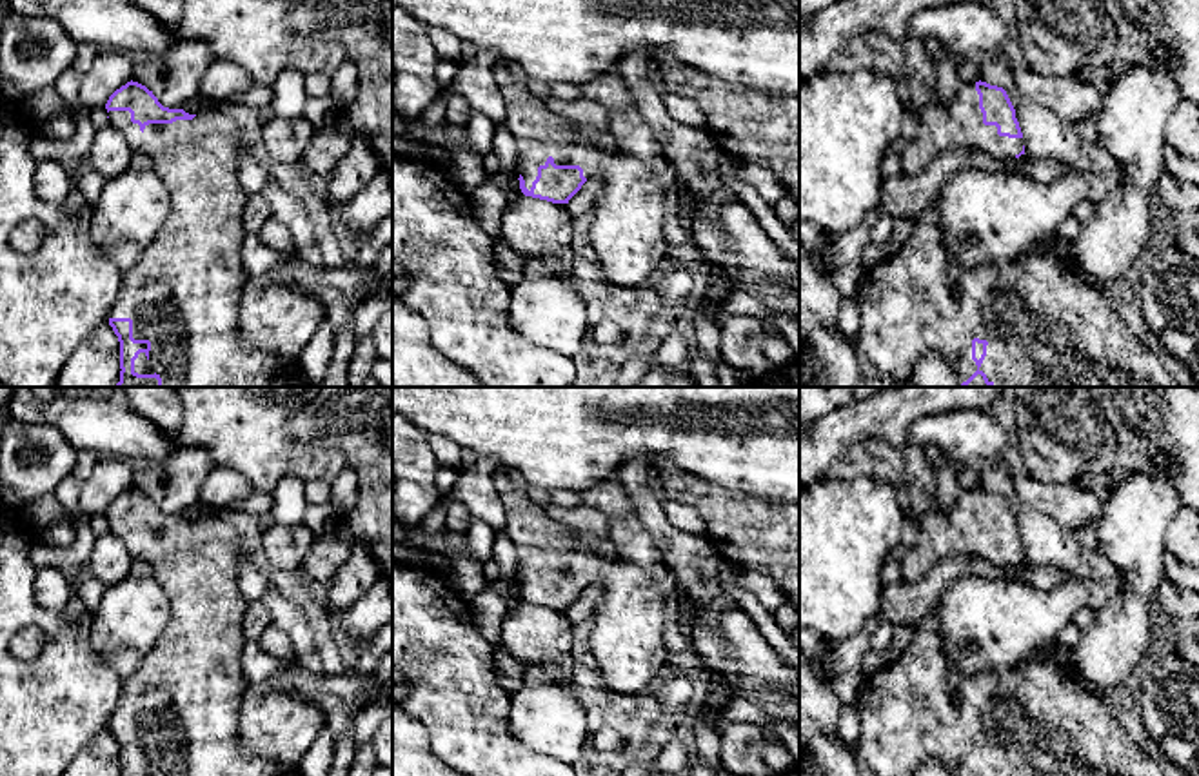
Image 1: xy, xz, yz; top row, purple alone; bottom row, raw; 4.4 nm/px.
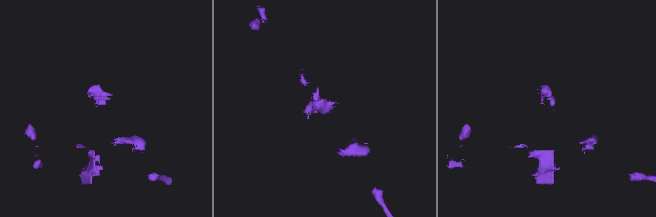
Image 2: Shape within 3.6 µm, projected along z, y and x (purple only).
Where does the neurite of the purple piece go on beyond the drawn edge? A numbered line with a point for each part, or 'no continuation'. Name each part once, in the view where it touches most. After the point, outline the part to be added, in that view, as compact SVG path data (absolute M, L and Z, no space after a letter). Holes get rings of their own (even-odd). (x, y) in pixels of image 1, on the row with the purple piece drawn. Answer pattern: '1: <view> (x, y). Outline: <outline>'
1: xy (182, 295). Outline: M211 109L193 120L149 124L142 131L129 111L109 111L109 125L118 129L131 151L145 153L153 171L165 185L171 209L153 242L138 262L124 274L109 318L131 318L133 338L149 340L151 351L134 360L134 373L158 374L162 387L298 387L298 363L289 363L265 349L240 340L240 296L249 274L242 264L245 238L243 209L249 194L238 176L238 154L251 153L249 140L227 109Z

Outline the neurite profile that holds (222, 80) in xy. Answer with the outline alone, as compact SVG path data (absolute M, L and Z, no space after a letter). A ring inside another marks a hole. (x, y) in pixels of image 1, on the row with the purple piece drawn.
M216 60L202 78L200 95L209 100L227 102L253 85L254 82L245 69L227 60Z

